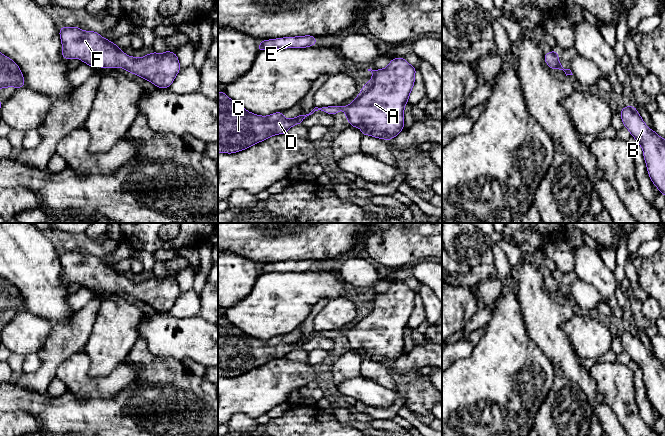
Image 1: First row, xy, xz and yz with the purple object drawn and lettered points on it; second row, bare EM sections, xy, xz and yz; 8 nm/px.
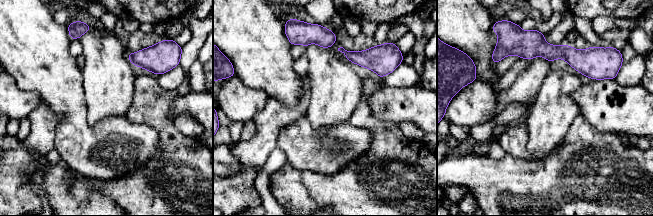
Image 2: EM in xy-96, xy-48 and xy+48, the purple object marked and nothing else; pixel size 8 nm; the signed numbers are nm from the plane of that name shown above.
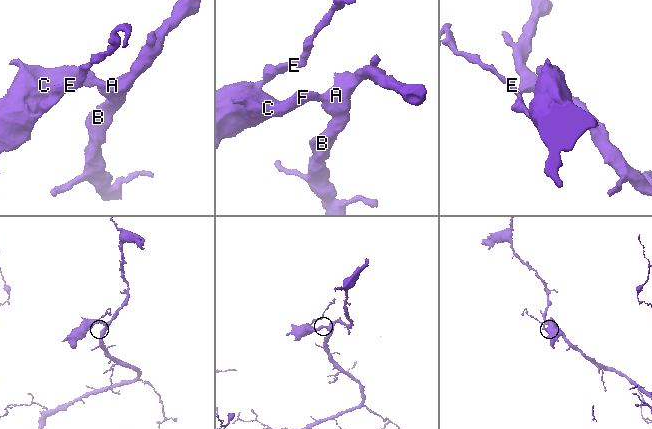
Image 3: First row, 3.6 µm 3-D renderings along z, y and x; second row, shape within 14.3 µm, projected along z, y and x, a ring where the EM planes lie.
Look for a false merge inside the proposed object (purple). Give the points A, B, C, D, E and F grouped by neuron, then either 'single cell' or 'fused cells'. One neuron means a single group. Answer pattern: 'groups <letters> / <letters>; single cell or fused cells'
groups A B C D E F; single cell

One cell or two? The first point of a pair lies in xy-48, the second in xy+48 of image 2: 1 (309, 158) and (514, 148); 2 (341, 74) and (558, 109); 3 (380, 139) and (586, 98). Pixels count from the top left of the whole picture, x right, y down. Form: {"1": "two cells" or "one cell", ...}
{"1": "one cell", "2": "one cell", "3": "two cells"}

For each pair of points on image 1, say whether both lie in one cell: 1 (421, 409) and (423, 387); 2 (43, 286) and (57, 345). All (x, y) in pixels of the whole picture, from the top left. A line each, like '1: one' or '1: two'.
1: one
2: two

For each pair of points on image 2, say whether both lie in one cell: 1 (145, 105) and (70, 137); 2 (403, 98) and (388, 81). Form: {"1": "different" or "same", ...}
{"1": "different", "2": "different"}

